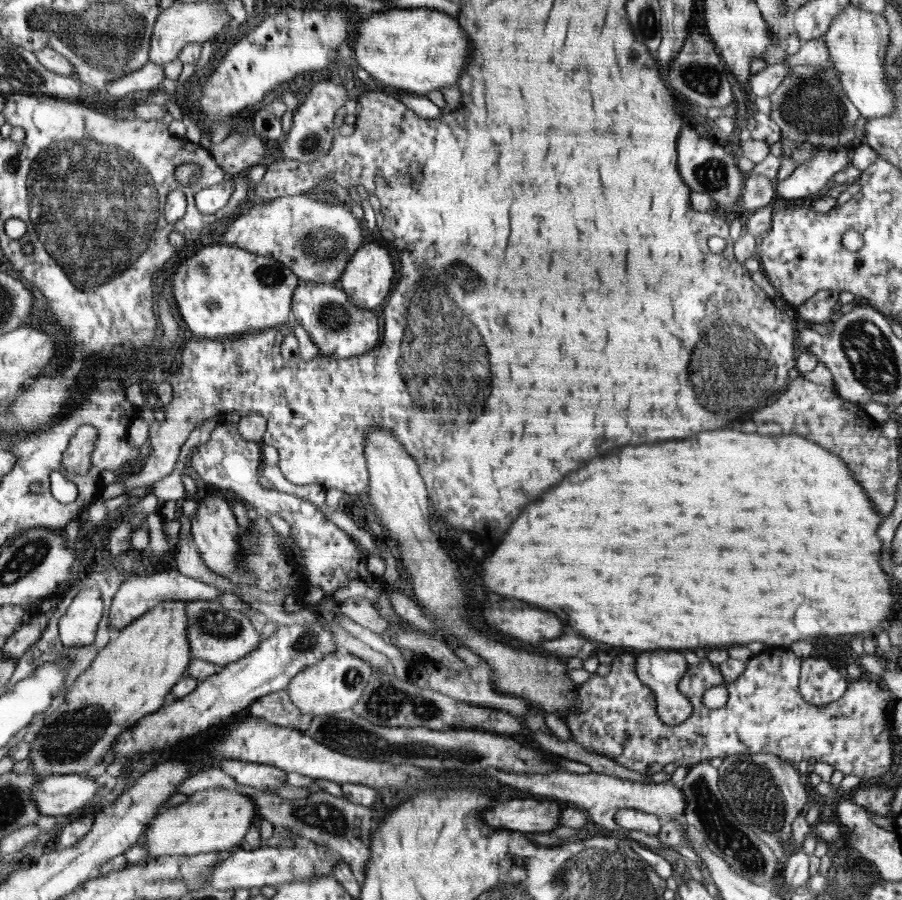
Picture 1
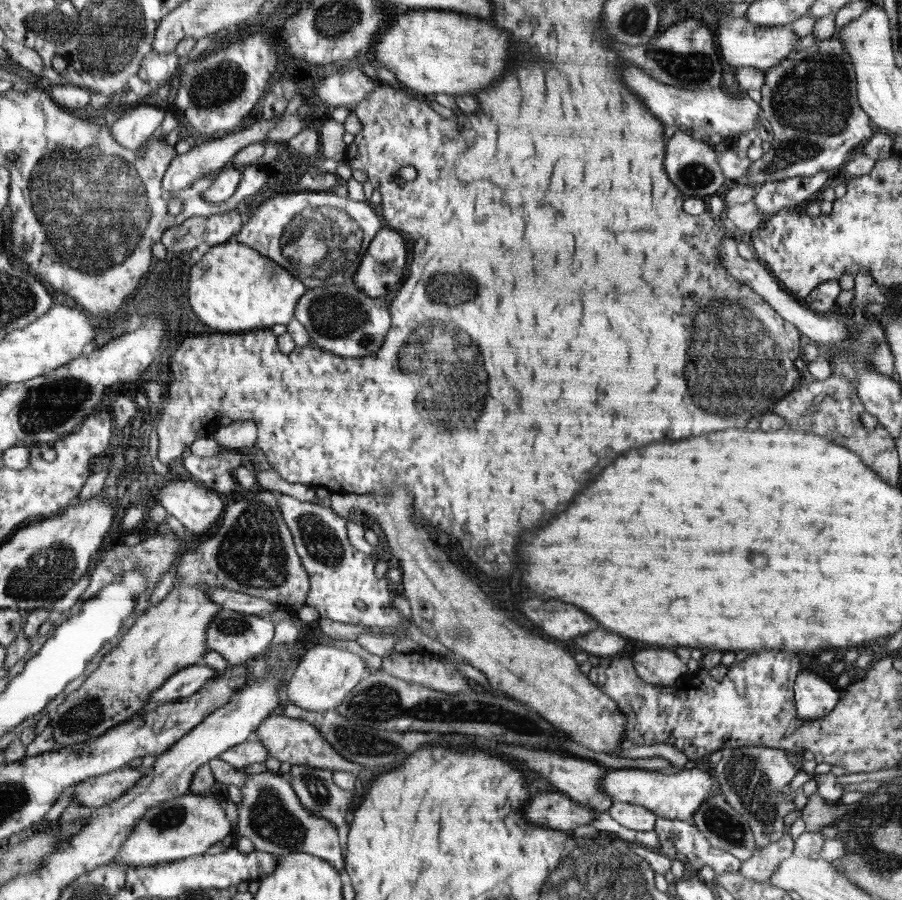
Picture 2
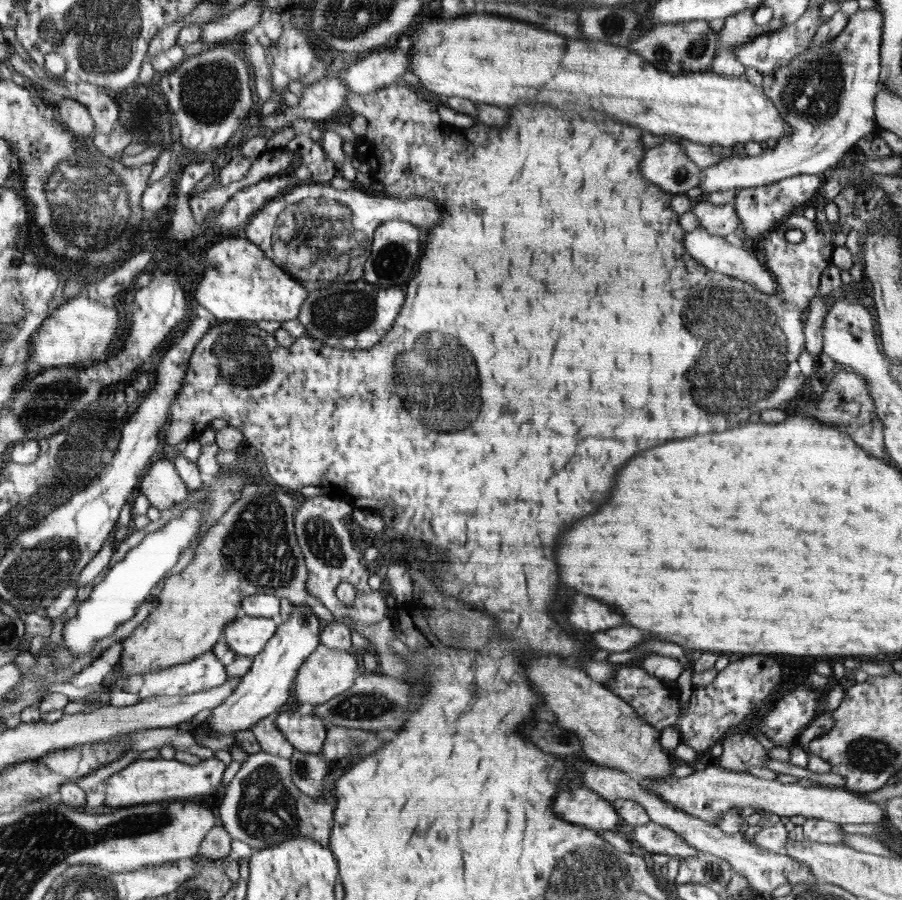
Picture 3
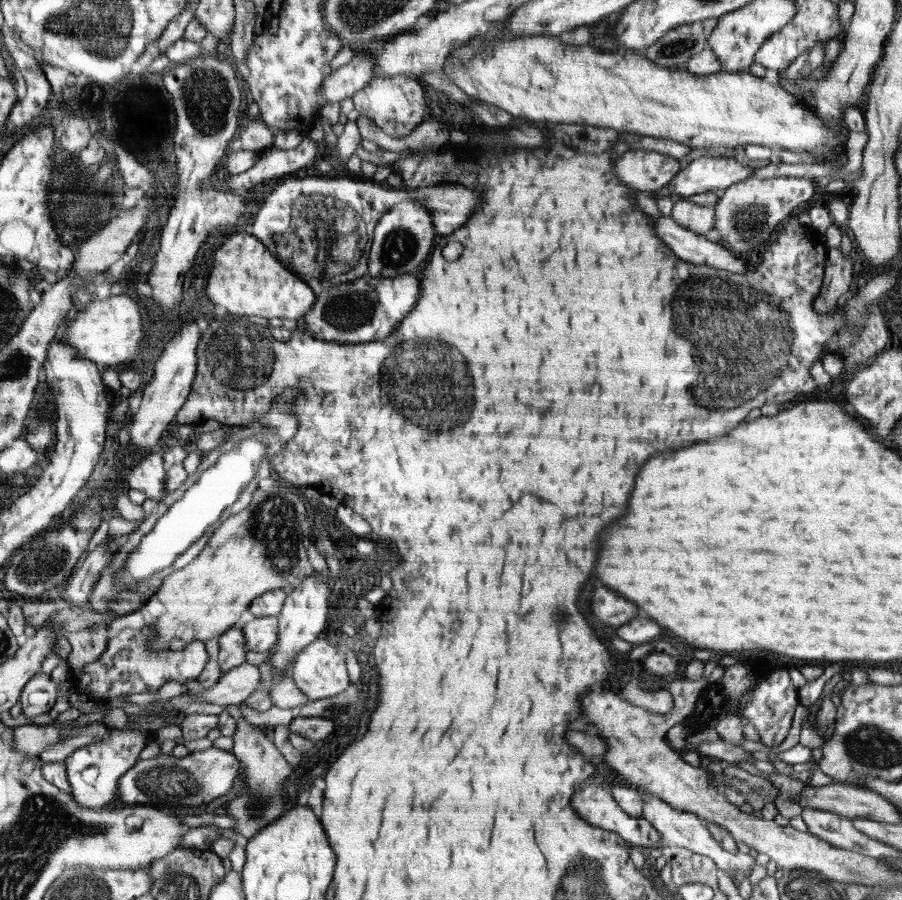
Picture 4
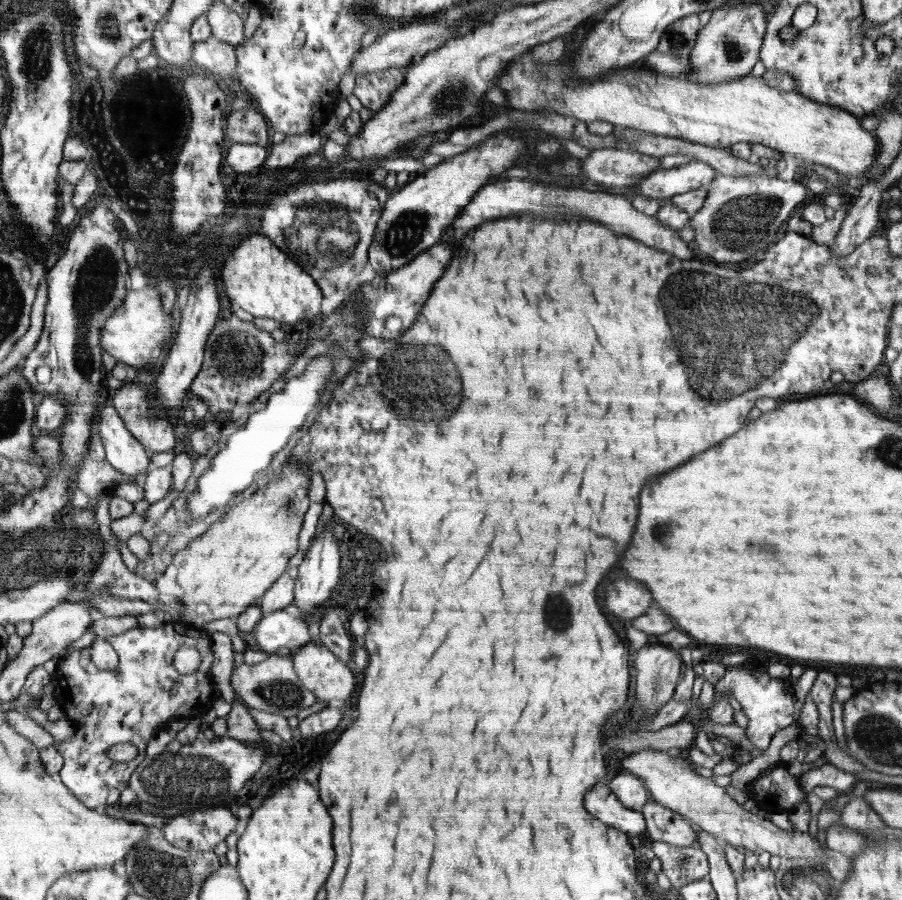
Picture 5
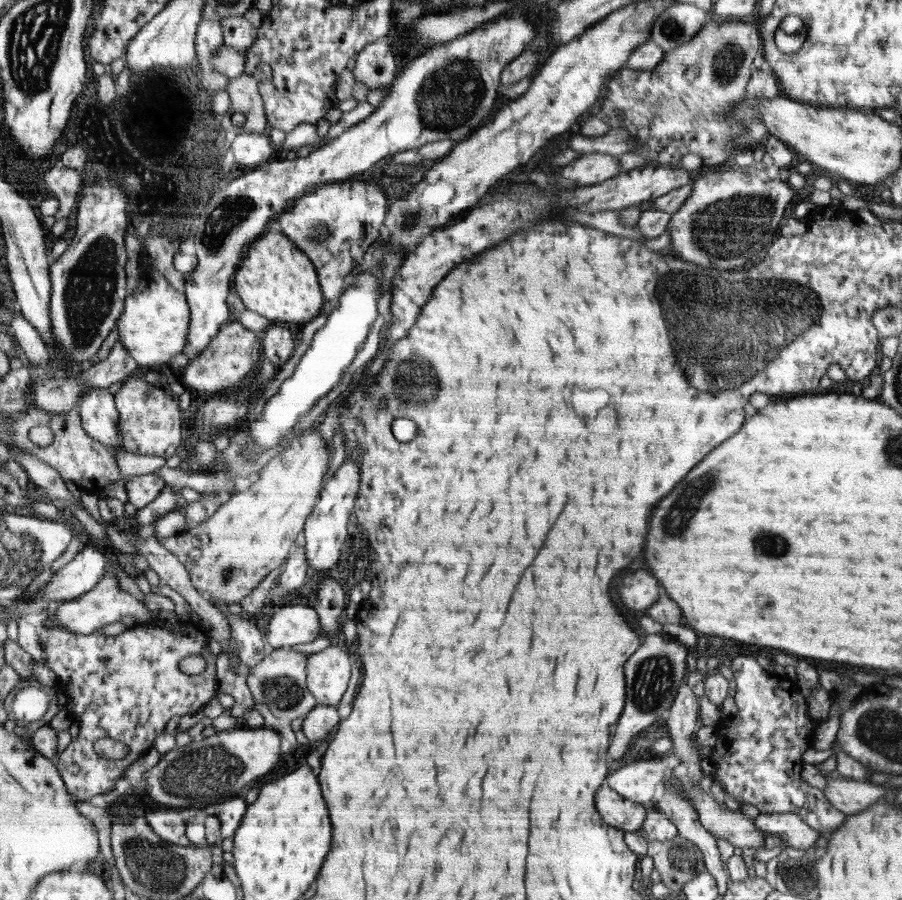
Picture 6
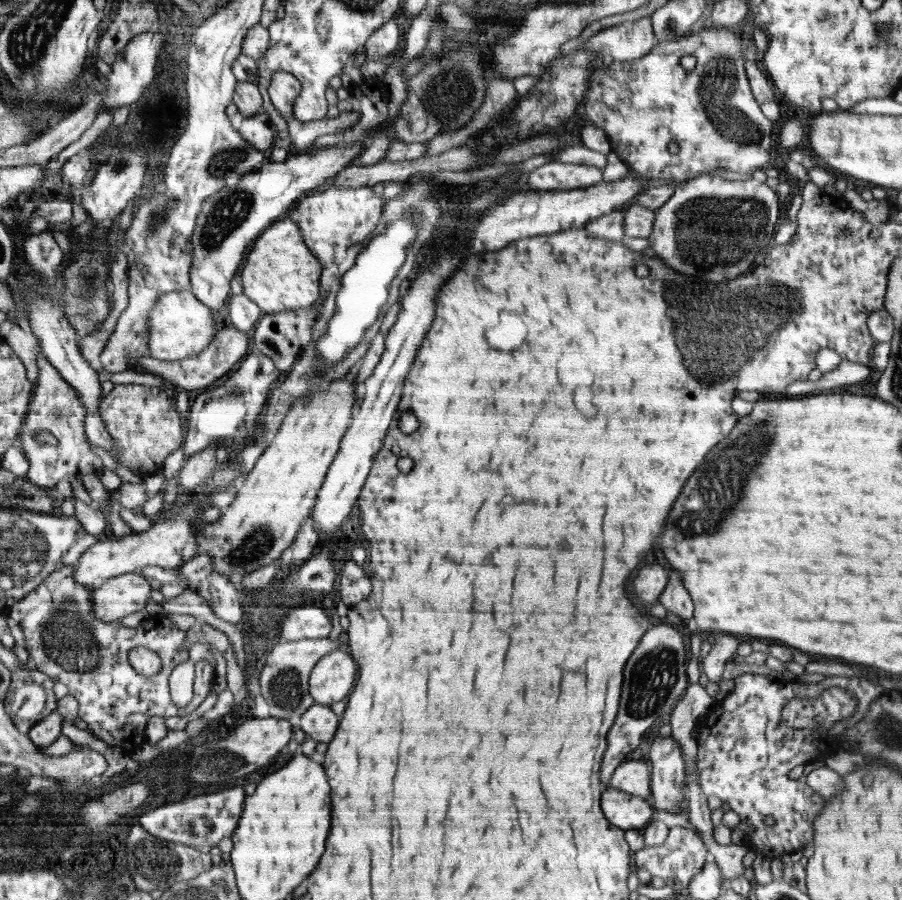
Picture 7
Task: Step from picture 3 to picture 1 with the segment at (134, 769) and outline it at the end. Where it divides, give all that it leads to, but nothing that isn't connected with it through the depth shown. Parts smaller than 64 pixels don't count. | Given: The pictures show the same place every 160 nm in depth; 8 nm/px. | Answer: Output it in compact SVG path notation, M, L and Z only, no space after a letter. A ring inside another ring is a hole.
M86 772L38 777L32 789L32 800L39 813L66 816L88 805L100 792L102 782L88 777Z

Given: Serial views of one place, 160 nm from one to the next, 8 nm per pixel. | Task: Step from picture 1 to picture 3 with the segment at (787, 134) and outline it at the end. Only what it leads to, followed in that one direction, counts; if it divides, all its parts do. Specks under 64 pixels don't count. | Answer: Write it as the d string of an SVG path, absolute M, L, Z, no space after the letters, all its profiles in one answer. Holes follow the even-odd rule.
M878 6L868 10L859 8L849 16L848 24L836 38L822 46L807 49L772 73L763 74L761 87L764 94L778 107L782 118L791 126L791 134L779 138L774 148L767 148L758 156L742 158L730 155L717 162L717 165L704 168L702 191L708 193L758 188L800 174L822 176L825 170L834 169L852 147L862 145L862 137L871 139L879 129L875 122L874 101L880 85L882 33L883 16Z

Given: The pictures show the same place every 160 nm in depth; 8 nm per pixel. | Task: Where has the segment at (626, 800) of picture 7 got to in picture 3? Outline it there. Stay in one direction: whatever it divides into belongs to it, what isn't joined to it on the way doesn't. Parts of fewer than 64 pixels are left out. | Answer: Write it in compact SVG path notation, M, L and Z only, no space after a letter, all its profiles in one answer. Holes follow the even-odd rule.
M586 788L564 789L556 798L555 813L566 822L582 825L593 831L612 830L617 832L623 820L614 805L600 794ZM648 821L647 825L633 826L632 830L632 840L650 852L682 859L700 853L693 846L686 844L673 830L655 822Z

